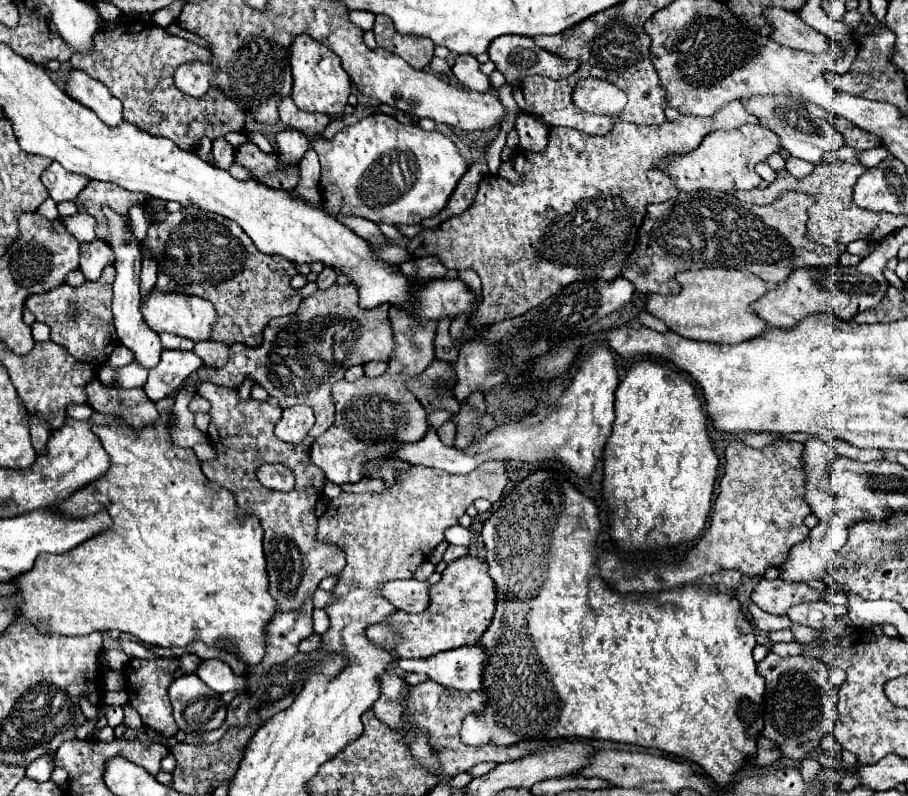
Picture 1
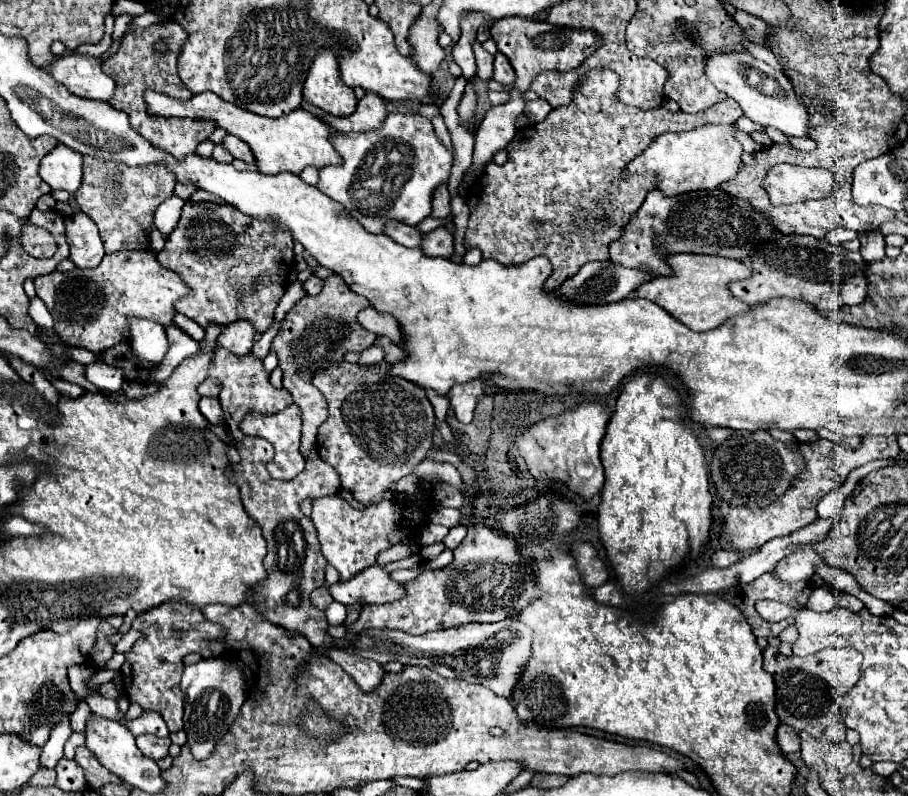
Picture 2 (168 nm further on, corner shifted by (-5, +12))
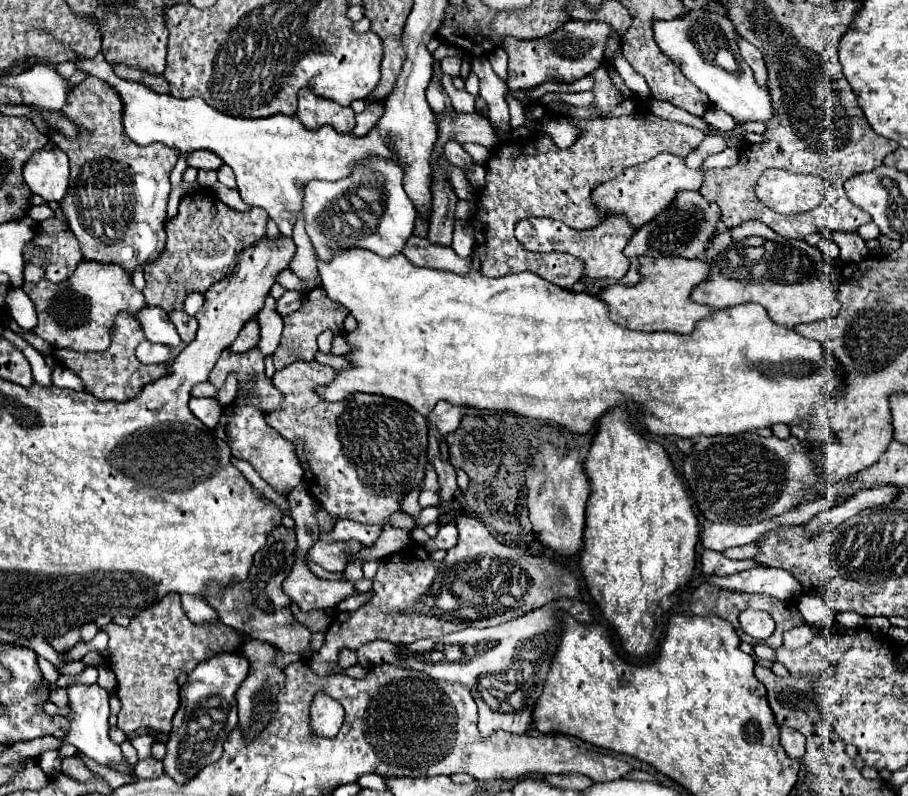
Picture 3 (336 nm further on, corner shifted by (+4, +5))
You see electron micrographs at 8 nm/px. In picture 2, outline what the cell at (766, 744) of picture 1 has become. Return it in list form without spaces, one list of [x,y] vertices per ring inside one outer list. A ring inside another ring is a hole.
[[[786,724],[778,726],[778,730],[776,730],[776,742],[778,742],[778,746],[780,746],[780,750],[784,754],[800,750],[800,738],[798,738],[798,734],[790,726],[786,726]]]

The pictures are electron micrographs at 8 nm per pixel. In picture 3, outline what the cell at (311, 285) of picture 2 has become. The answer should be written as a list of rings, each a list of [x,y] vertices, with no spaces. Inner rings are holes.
[[[285,291],[285,295],[281,299],[277,299],[277,305],[275,305],[275,311],[285,317],[289,313],[293,313],[297,307],[301,305],[301,293],[297,291]]]

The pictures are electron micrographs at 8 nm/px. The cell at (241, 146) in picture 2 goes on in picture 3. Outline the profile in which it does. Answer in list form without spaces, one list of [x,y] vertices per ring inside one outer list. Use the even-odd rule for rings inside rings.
[[[193,151],[187,155],[187,165],[195,169],[219,169],[221,163],[223,161],[209,151]]]

